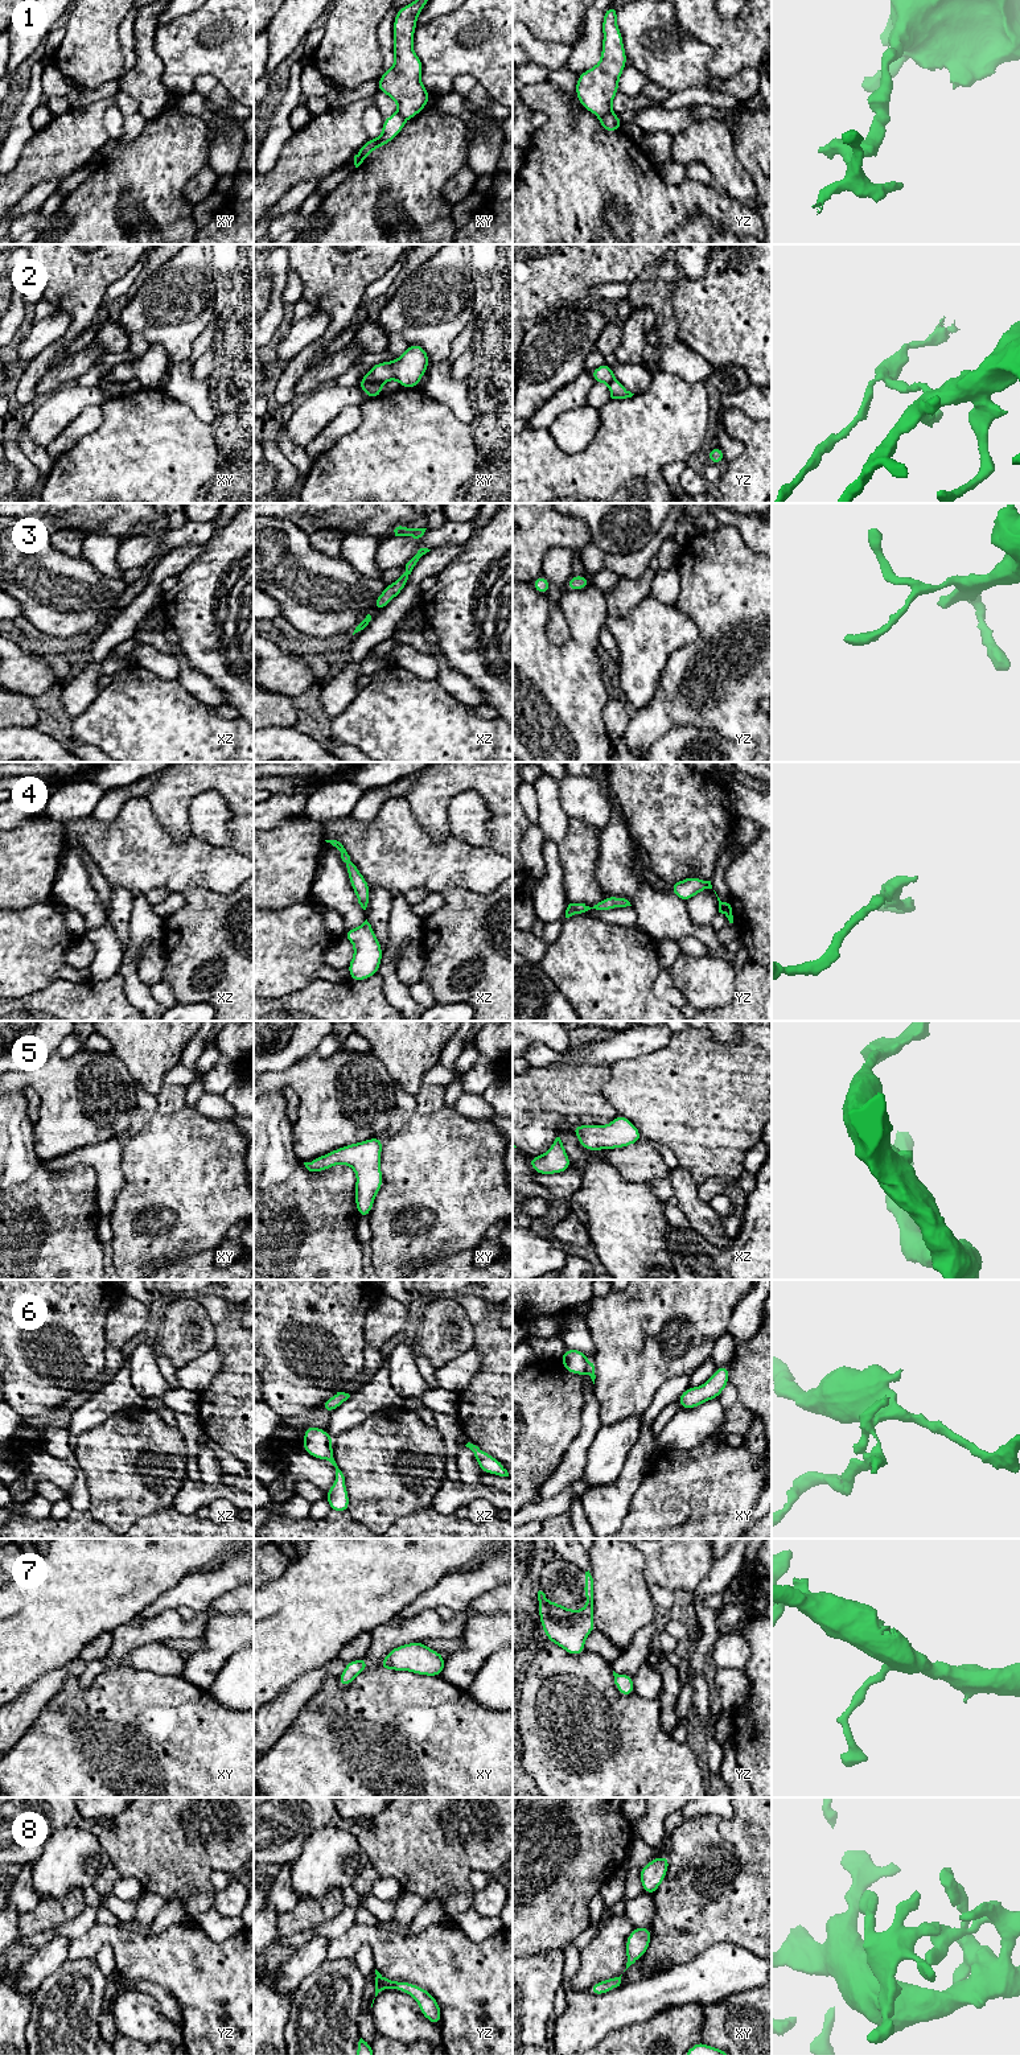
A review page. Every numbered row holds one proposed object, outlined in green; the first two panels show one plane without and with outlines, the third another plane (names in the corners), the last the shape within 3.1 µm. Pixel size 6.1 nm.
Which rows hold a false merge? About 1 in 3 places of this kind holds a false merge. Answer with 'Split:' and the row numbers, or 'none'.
Split: 1, 2, 6

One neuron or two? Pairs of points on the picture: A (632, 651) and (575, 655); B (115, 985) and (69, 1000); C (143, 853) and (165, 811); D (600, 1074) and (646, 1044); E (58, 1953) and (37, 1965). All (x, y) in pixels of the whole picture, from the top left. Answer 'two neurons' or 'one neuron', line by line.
A: two neurons
B: one neuron
C: two neurons
D: two neurons
E: one neuron

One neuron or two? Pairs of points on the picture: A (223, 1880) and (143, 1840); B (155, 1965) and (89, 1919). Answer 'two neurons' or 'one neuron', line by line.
A: two neurons
B: two neurons

